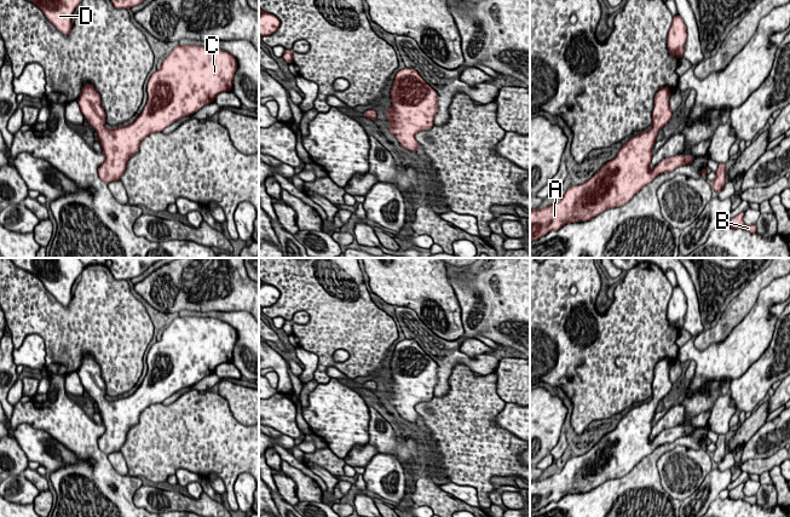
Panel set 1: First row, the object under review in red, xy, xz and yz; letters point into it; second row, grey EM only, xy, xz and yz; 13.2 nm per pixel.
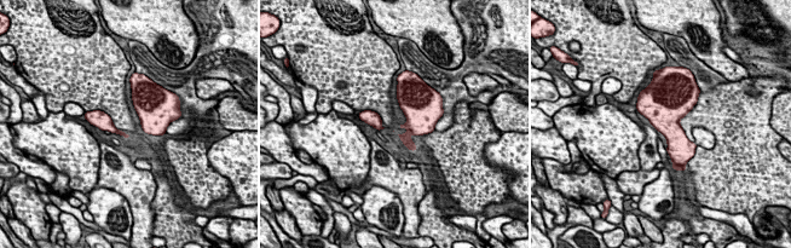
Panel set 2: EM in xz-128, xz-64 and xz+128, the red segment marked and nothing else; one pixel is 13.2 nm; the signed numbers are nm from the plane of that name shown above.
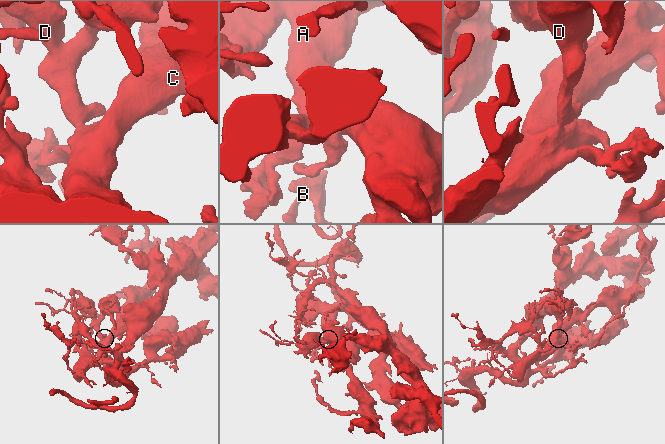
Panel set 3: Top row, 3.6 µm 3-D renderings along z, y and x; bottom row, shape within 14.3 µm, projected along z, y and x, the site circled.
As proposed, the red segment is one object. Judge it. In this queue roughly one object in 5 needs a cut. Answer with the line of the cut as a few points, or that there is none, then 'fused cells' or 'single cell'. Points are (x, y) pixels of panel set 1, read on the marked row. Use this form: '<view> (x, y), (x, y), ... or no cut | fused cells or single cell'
no cut | single cell

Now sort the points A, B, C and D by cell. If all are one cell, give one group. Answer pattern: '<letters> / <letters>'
A B C D

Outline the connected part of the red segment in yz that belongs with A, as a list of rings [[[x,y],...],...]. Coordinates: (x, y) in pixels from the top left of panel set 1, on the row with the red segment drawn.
[[[668,86],[656,93],[650,131],[630,138],[613,160],[604,163],[587,182],[569,188],[553,205],[530,211],[530,242],[567,223],[587,222],[605,209],[622,207],[657,176],[694,160],[692,155],[676,155],[650,168],[657,134],[673,115],[669,97]]]

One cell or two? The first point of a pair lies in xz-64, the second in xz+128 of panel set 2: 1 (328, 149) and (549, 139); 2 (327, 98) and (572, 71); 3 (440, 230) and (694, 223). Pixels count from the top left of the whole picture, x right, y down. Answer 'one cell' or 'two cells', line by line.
1: one cell
2: two cells
3: one cell

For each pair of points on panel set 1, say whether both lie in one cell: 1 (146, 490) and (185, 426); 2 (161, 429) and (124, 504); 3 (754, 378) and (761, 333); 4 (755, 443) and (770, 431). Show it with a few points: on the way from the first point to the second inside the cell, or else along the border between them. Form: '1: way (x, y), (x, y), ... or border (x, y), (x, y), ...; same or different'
1: border (145, 481), (165, 487); different
2: border (128, 474), (142, 477), (145, 481); different
3: border (773, 335), (766, 350), (737, 379); different
4: way (759, 442), (766, 435); same

